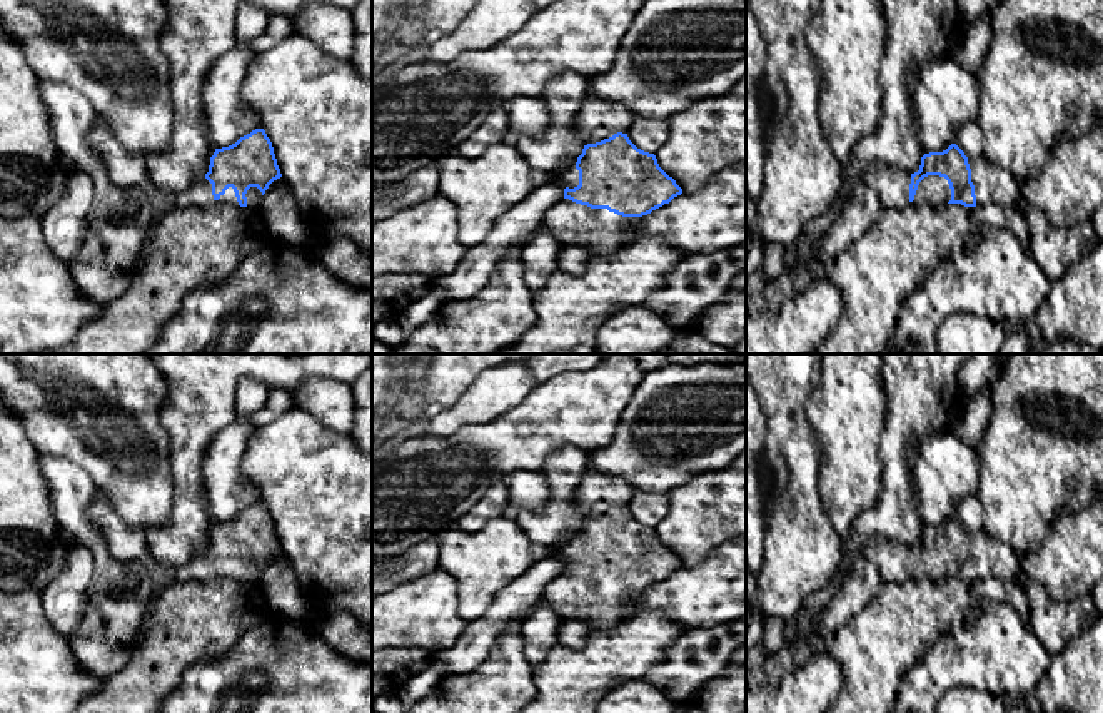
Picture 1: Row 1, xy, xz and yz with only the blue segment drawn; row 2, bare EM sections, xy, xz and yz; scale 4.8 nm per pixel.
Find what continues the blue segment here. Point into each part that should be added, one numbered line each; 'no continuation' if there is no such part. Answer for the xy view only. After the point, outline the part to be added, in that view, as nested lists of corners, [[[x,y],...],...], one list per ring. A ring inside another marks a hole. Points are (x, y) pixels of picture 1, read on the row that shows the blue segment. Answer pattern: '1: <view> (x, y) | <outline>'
1: xy (199, 194) | [[[205,177],[195,179],[185,192],[175,195],[175,207],[180,209],[205,207],[212,202],[212,184]]]
2: xy (254, 196) | [[[229,187],[225,190],[224,195],[220,195],[220,202],[225,202],[225,204],[232,204],[245,212],[260,212],[262,209],[262,192],[257,189],[257,187],[250,187],[245,194],[247,197],[247,205],[245,207],[240,207],[239,202],[237,202],[237,197],[235,197],[235,192],[232,187]]]

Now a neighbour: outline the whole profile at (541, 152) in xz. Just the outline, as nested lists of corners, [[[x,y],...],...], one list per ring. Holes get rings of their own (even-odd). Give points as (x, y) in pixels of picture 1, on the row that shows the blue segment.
[[[576,72],[554,75],[541,95],[549,110],[549,129],[539,137],[514,137],[514,147],[541,179],[582,154],[586,144],[572,122],[584,99],[589,97],[587,88],[587,78]]]

